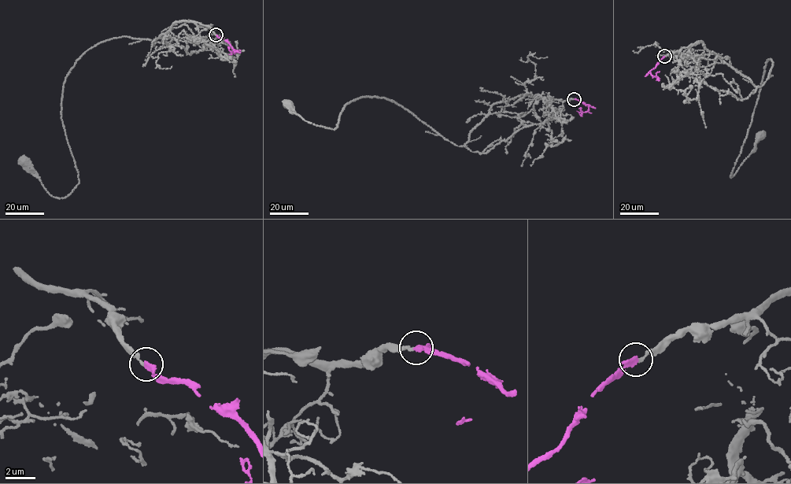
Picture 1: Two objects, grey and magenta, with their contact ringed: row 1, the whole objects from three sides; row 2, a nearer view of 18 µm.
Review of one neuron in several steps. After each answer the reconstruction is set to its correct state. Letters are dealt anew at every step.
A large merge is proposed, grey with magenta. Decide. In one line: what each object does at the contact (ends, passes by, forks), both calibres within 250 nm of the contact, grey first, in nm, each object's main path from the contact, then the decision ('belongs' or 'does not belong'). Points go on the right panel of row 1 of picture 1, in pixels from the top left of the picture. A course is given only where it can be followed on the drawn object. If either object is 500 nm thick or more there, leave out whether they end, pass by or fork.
grey ends there; magenta ends there; 180 nm thick on the grey side, 340 nm on the other; grey runs (665, 56), (700, 41), (760, 86), (769, 78), (770, 59), (766, 64), (751, 125), (730, 177), (759, 135); magenta runs (665, 56), (651, 70), (651, 74), (657, 78), (656, 73), (659, 71); belongs

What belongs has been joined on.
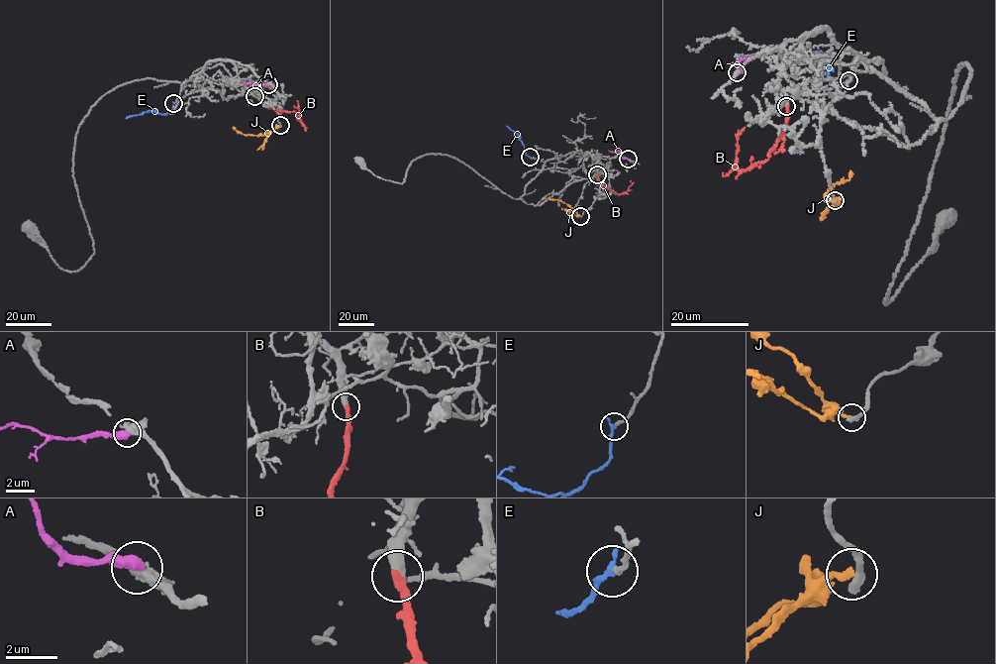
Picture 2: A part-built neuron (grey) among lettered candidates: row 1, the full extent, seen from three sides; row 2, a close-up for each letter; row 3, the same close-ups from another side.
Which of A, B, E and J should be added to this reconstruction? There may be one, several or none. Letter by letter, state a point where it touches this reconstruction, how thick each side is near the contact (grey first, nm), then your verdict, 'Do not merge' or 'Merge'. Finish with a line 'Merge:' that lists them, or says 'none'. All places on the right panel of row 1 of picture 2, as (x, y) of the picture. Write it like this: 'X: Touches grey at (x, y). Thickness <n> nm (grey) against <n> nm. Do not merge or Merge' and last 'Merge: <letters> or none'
A: Touches grey at (737, 72). Thickness 550 nm (grey) against 500 nm. Do not merge
B: Touches grey at (786, 106). Thickness 400 nm (grey) against 360 nm. Merge
E: Touches grey at (848, 80). Thickness 190 nm (grey) against 240 nm. Merge
J: Touches grey at (835, 200). Thickness 400 nm (grey) against 240 nm. Do not merge
Merge: B, E

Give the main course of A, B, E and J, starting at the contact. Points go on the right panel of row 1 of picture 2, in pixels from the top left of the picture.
A: (737, 73), (742, 70), (739, 64), (742, 59), (746, 60), (754, 54)
B: (787, 105), (783, 135), (768, 156), (758, 164), (740, 169), (737, 166), (737, 134), (744, 127)
E: (848, 80), (840, 87), (830, 83), (829, 65), (819, 52)
J: (835, 200), (826, 199), (826, 194), (831, 186), (848, 178), (850, 170)

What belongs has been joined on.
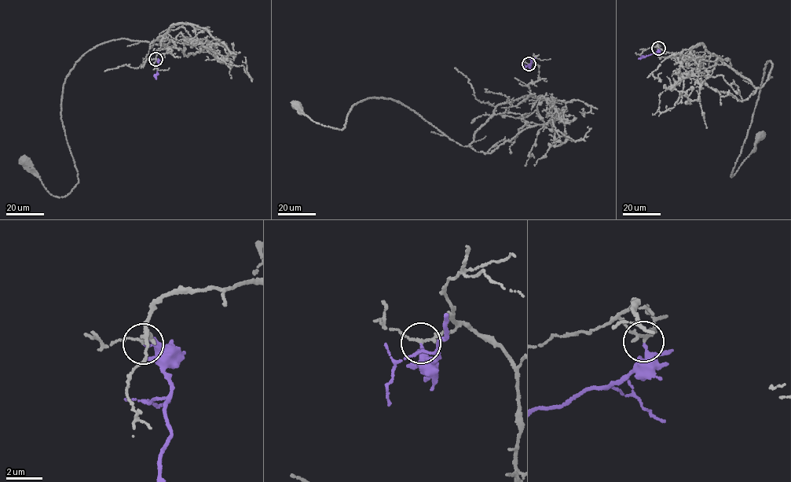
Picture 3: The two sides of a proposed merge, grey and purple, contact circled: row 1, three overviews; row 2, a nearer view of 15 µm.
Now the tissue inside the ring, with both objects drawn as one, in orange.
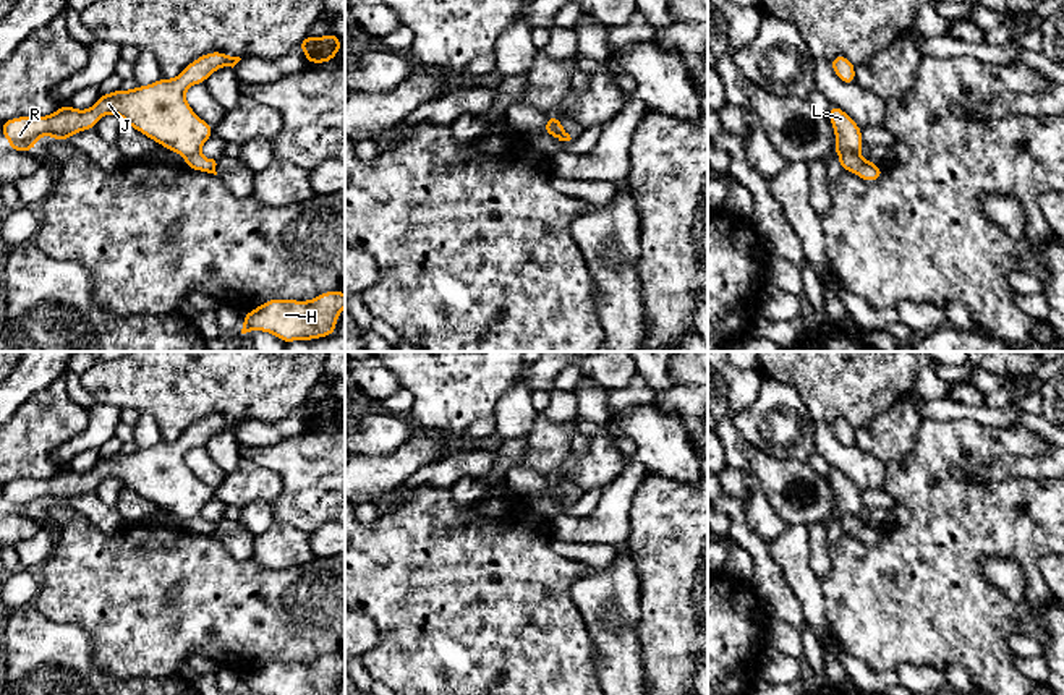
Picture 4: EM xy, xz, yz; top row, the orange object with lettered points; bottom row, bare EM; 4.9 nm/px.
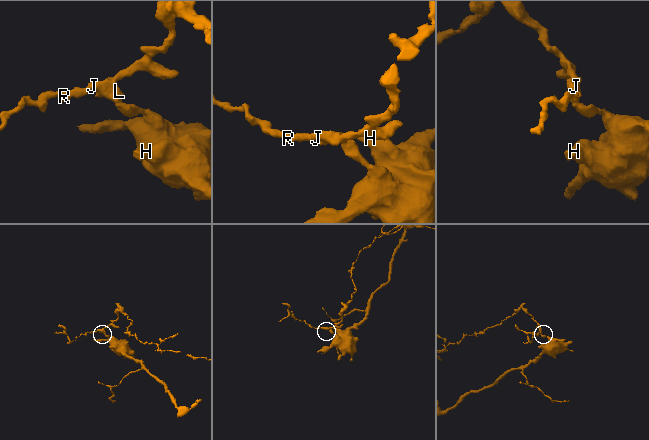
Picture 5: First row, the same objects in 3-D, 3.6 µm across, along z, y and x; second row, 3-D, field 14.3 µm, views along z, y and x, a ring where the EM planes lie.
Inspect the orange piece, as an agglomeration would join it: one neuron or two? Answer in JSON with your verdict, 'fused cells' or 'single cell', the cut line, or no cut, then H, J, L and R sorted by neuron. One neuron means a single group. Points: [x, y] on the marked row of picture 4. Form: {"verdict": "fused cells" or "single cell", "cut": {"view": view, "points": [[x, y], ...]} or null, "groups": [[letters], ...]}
{"verdict": "fused cells", "cut": {"view": "yz", "points": [[857, 151], [842, 156]]}, "groups": [["H"], ["J", "L", "R"]]}

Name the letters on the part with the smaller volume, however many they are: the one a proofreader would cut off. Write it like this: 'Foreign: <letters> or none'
Foreign: J, L, R

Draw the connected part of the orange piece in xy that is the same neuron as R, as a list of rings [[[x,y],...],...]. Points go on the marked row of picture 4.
[[[209,52],[193,60],[173,79],[160,78],[131,91],[120,87],[115,92],[100,94],[87,110],[63,104],[47,117],[15,117],[2,123],[0,134],[10,141],[10,151],[29,152],[42,134],[66,141],[71,134],[96,128],[104,115],[115,113],[157,144],[191,157],[199,154],[202,144],[214,134],[214,126],[188,105],[186,89],[204,84],[215,70],[233,68],[240,60],[223,52]]]

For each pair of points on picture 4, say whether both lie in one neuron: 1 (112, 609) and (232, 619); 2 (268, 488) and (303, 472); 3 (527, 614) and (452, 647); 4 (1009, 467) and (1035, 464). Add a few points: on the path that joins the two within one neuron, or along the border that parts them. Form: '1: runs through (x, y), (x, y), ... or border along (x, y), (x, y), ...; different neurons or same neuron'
1: runs through (141, 619), (203, 619); same neuron
2: border along (251, 459), (280, 480), (282, 491), (272, 503); different neurons
3: runs through (509, 614), (491, 614), (470, 632); same neuron
4: runs through (1016, 467), (1029, 467); same neuron

